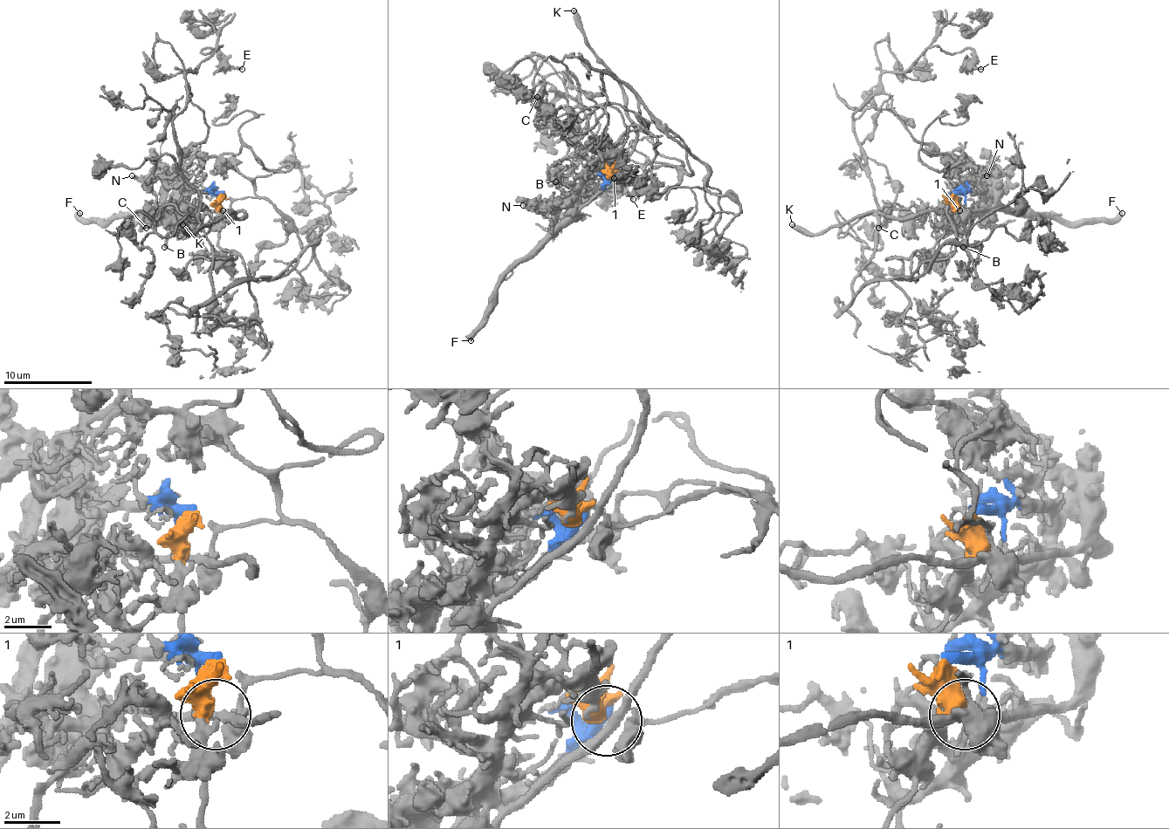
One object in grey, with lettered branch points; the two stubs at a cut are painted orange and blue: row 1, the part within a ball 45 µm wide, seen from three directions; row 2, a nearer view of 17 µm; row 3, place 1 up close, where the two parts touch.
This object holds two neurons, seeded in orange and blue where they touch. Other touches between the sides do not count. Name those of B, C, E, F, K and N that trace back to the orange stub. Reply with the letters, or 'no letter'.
C, E

